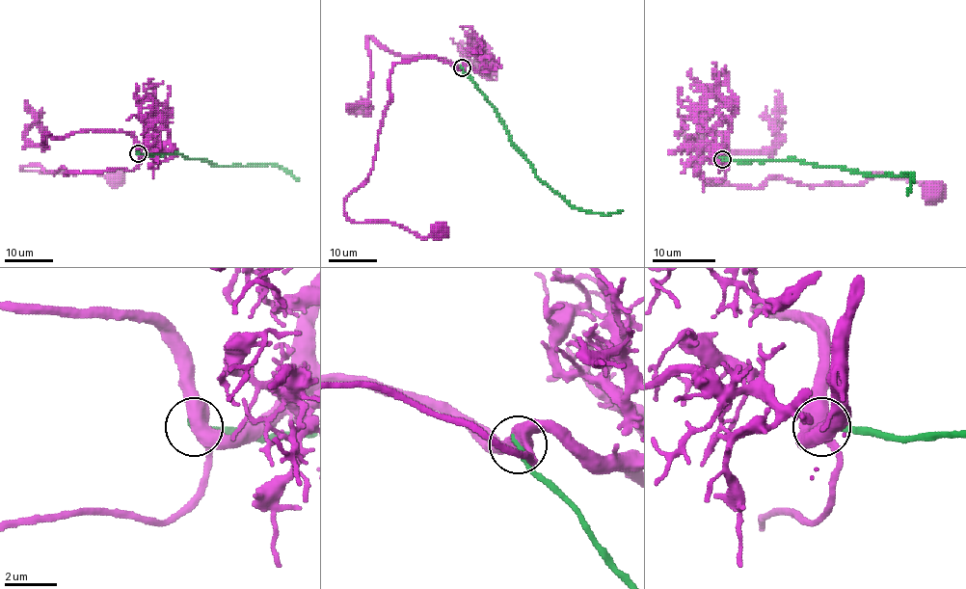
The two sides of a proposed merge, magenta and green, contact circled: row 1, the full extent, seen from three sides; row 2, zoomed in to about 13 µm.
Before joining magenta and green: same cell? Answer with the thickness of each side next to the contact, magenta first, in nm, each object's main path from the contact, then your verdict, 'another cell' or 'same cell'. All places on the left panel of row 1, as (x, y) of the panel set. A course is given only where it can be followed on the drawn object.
500 nm thick on the magenta side, 280 nm on the other; magenta runs (138, 153), (141, 163), (132, 170), (67, 174), (62, 167), (55, 174), (36, 164), (20, 169), (117, 178); green runs (138, 153), (179, 153), (186, 158), (204, 159), (219, 165), (274, 164), (287, 169), (298, 179); another cell

